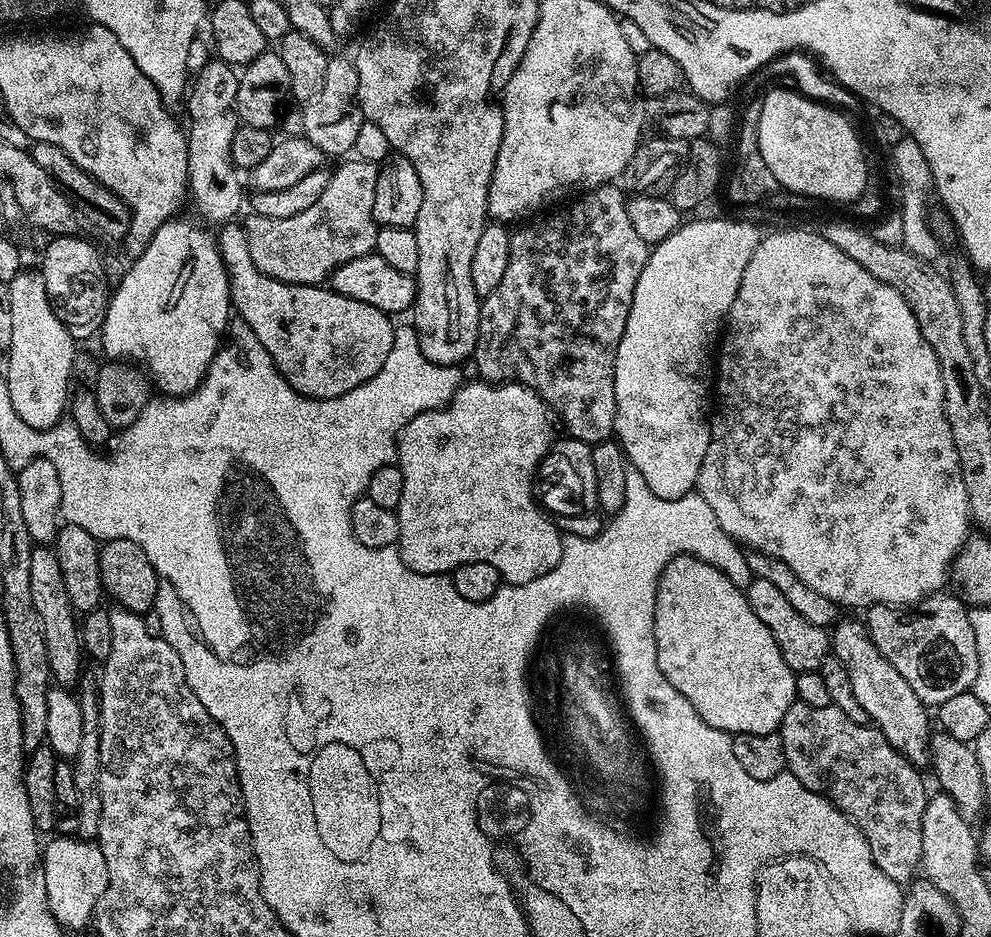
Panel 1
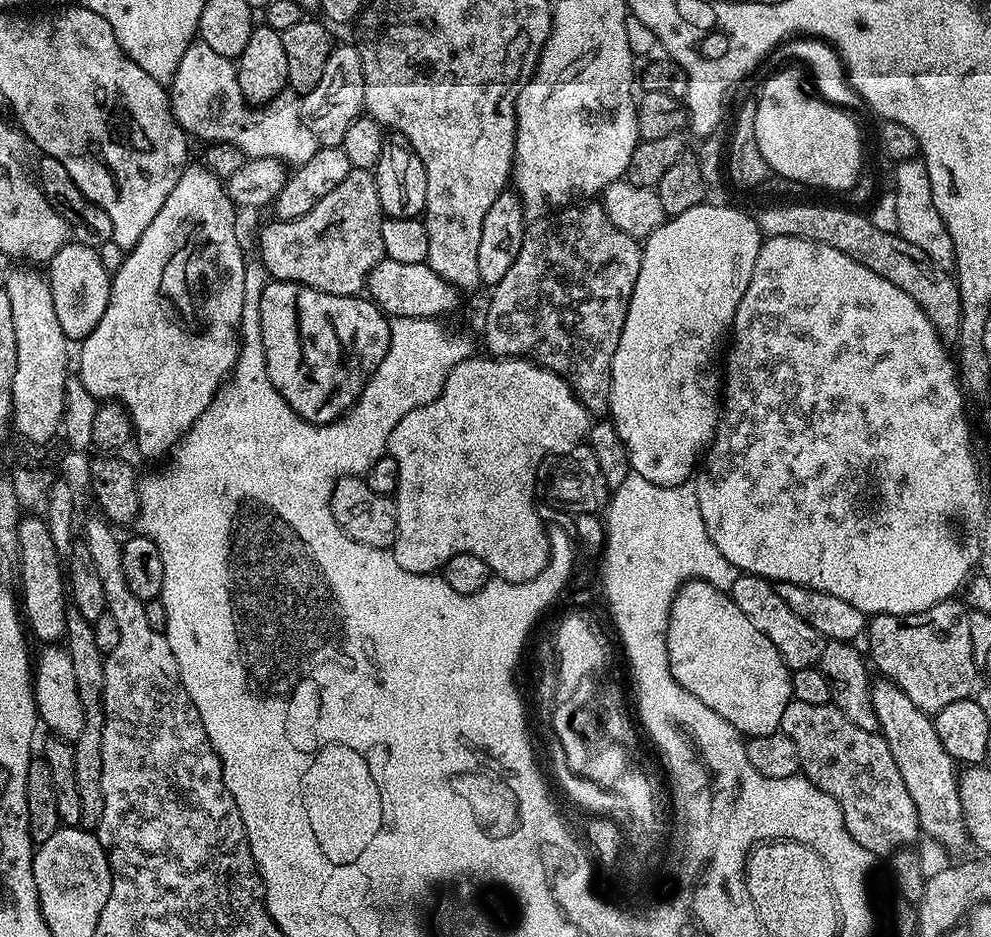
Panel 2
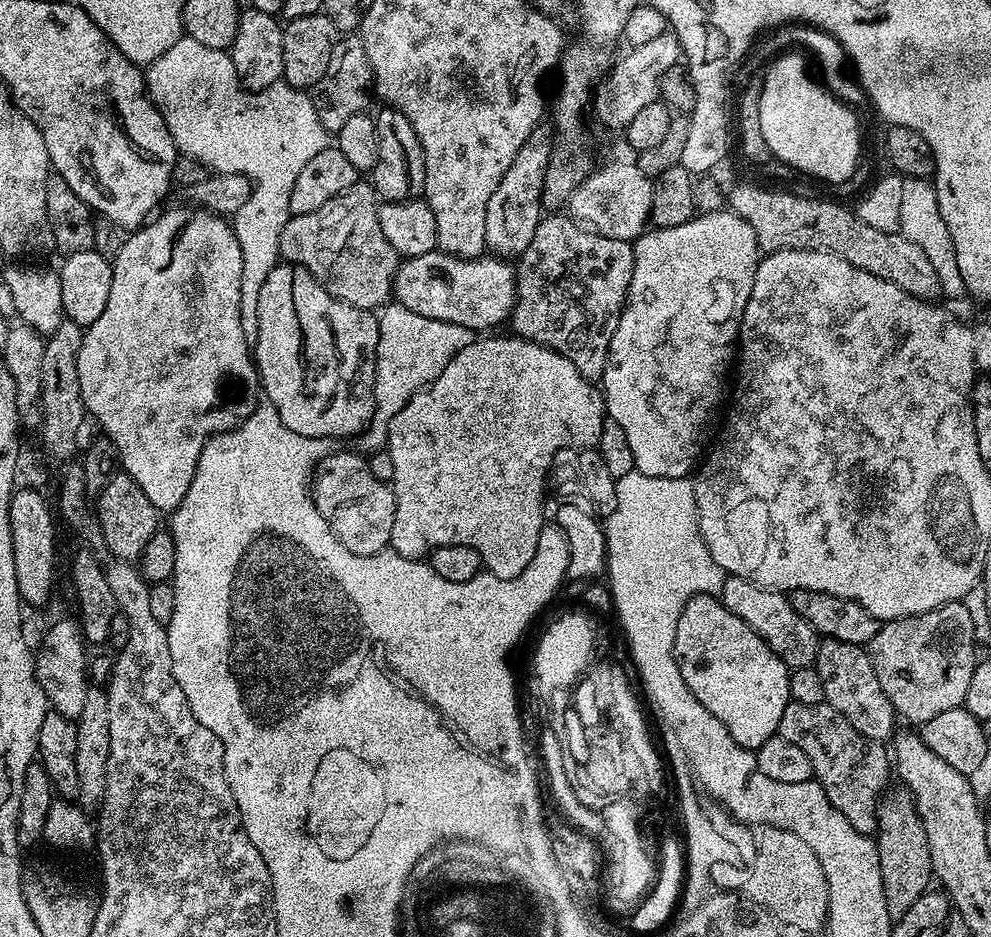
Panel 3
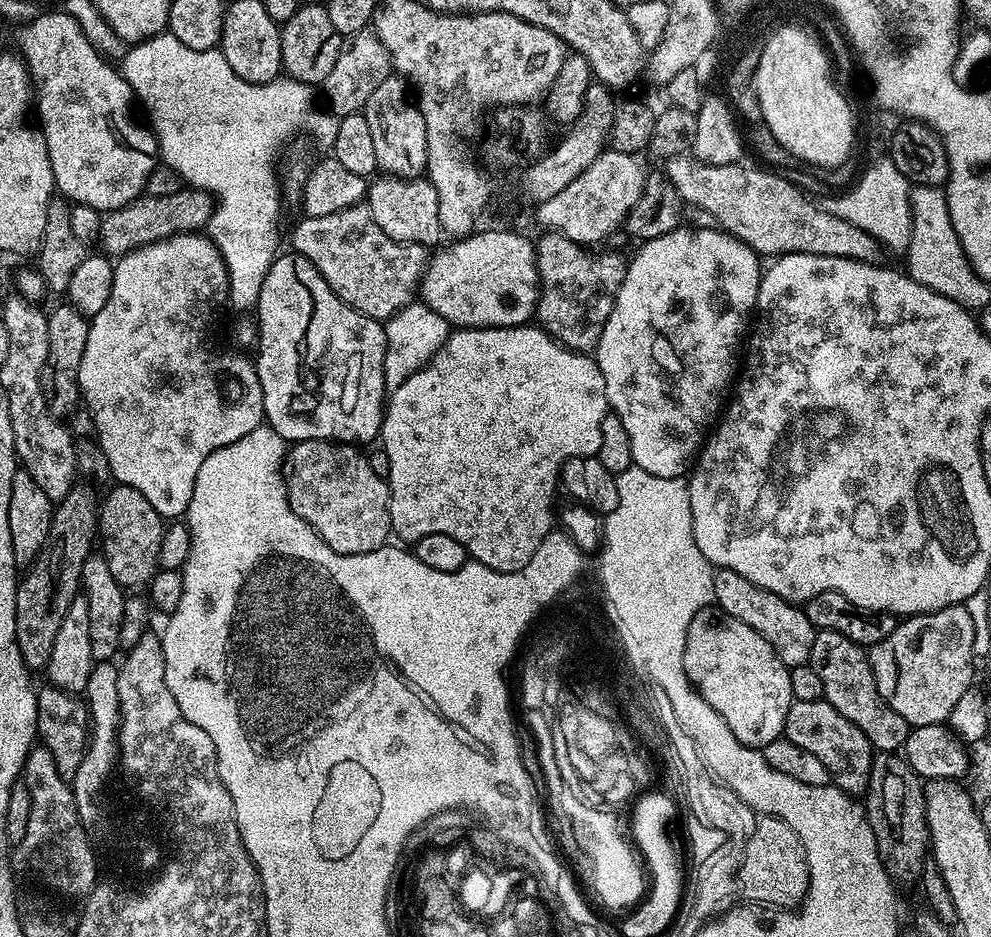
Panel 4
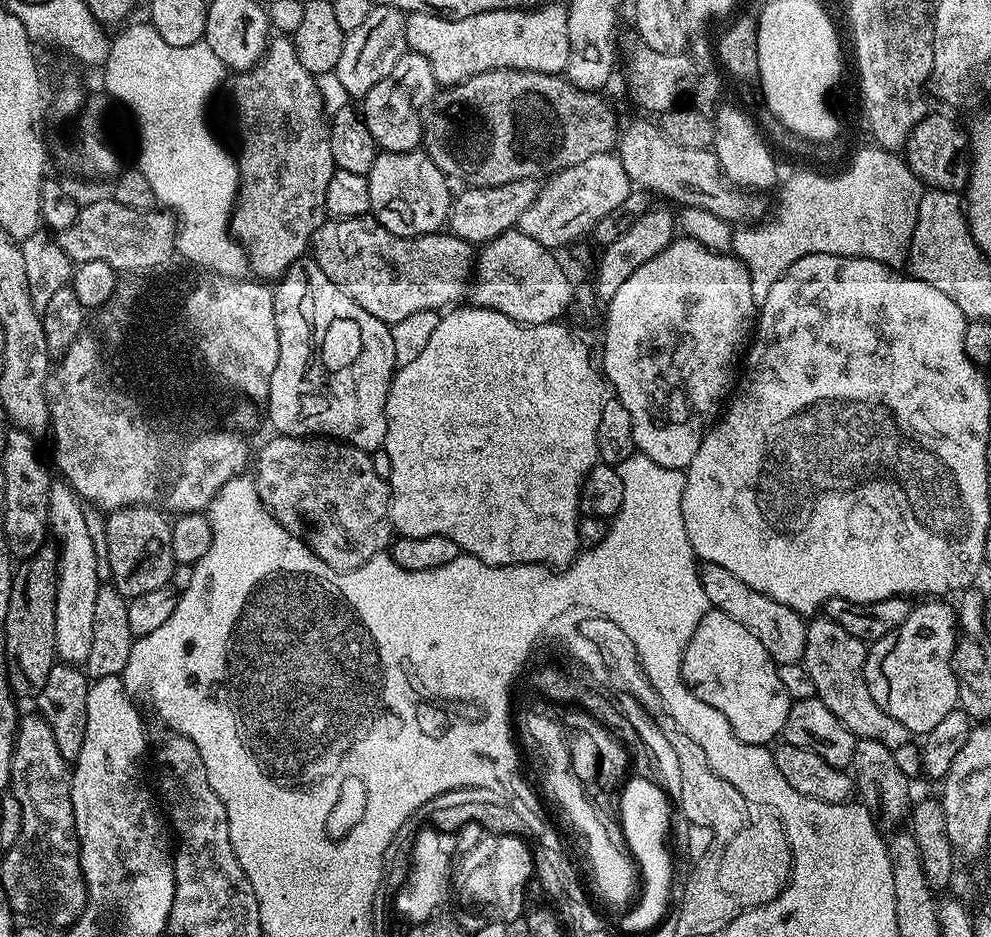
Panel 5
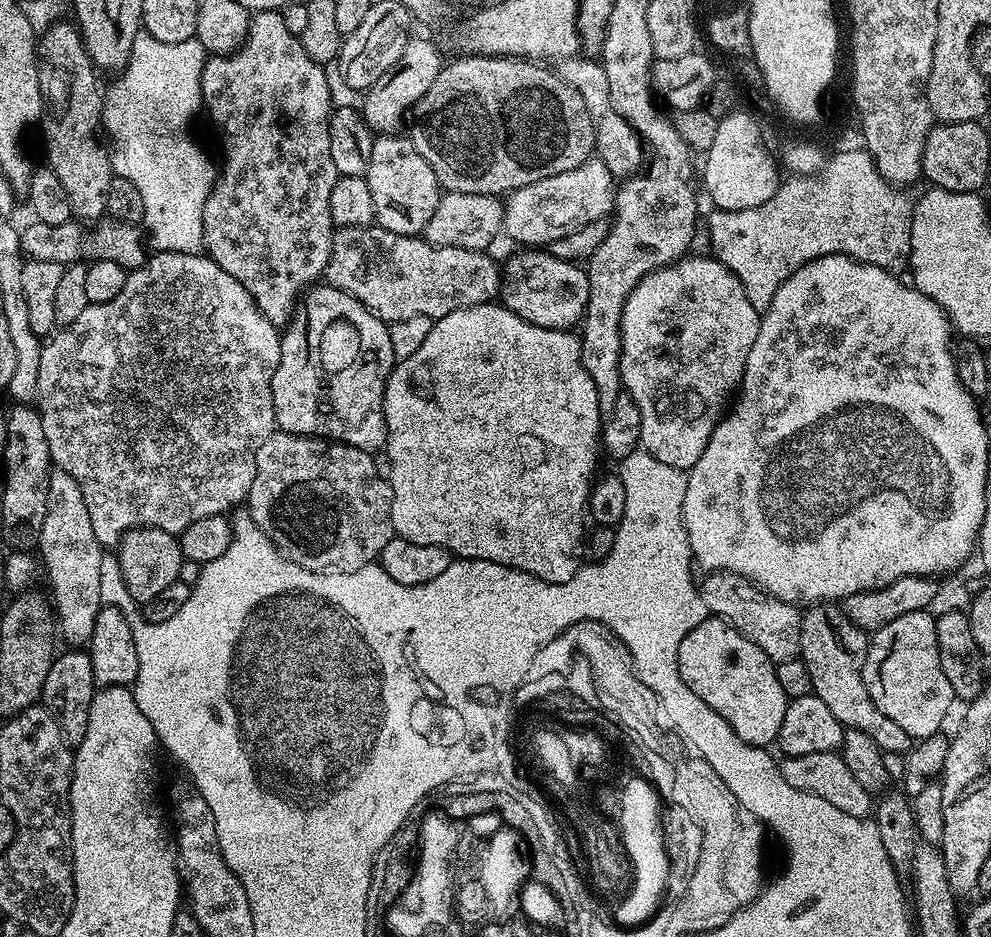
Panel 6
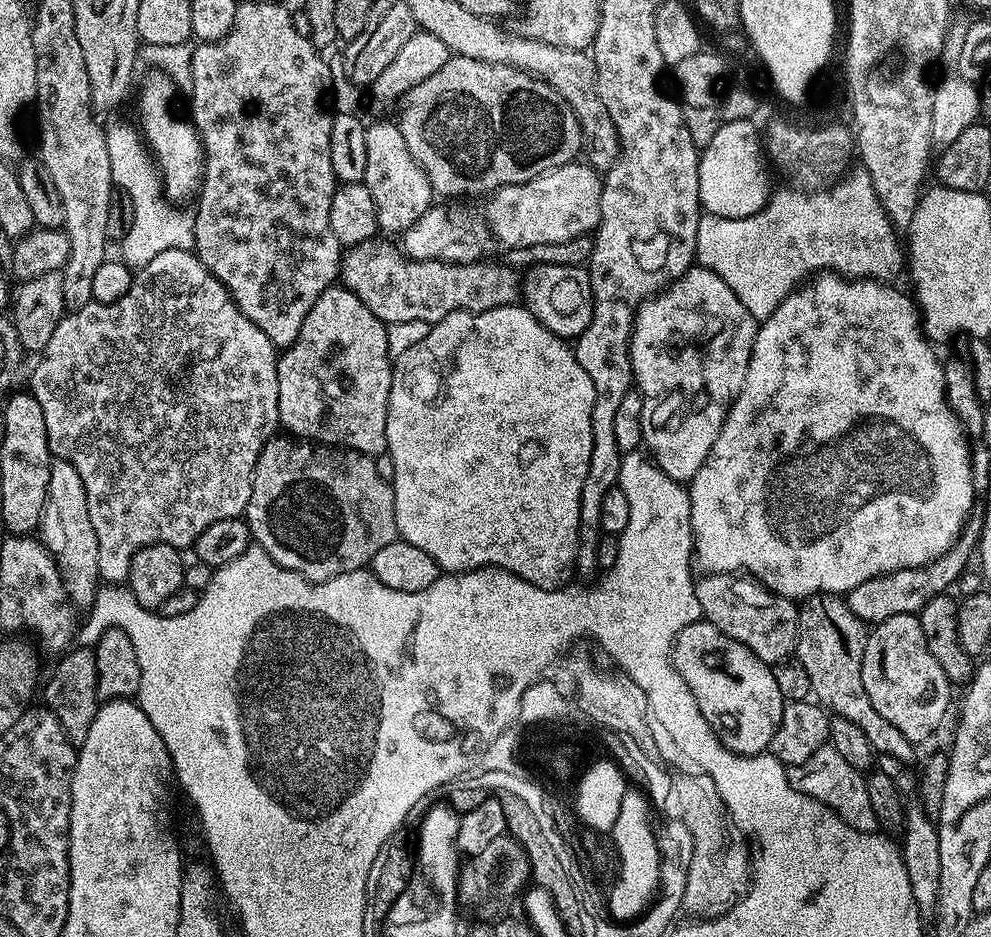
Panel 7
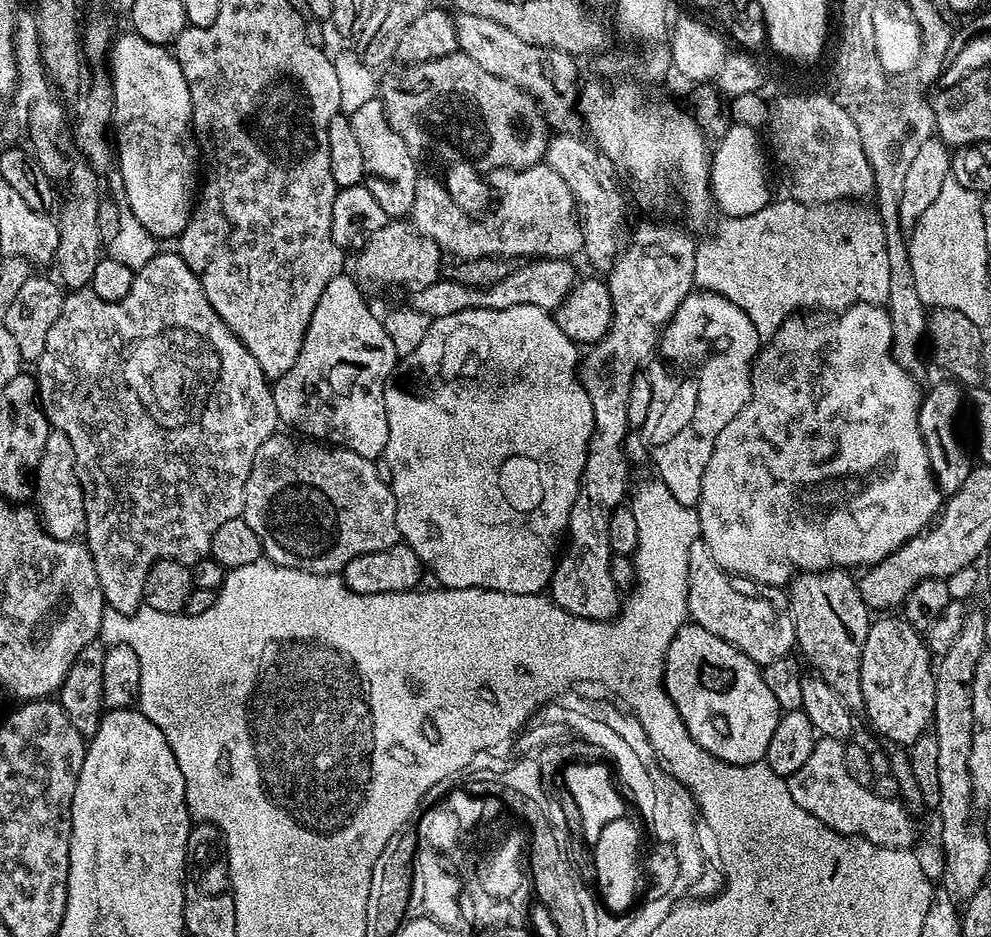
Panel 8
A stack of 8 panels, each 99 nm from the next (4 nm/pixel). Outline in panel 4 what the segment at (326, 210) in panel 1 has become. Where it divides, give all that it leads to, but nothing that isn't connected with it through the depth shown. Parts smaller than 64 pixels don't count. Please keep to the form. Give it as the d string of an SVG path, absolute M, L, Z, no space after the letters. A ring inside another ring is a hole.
M364 202L346 210L338 210L334 214L300 218L292 232L291 247L319 270L320 277L328 283L330 290L334 290L334 294L338 294L338 298L342 298L342 302L381 322L387 322L395 312L417 299L420 280L424 277L430 259L427 247L405 246L390 238L390 234L386 234L386 230L374 222L367 203Z

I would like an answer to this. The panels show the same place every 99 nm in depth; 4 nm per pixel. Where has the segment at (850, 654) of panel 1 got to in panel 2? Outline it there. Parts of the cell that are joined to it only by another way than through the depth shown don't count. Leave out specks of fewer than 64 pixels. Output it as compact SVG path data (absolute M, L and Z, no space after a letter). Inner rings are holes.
M877 679L872 685L872 705L874 714L878 714L880 735L884 737L886 746L890 746L890 754L894 754L894 762L898 766L898 774L902 774L902 782L906 782L906 790L910 790L910 798L914 798L914 810L918 810L920 831L925 837L937 840L944 848L952 852L960 852L969 847L968 831L962 818L962 804L958 802L957 761L946 754L946 746L938 738L935 719L929 713L923 712L914 702L910 702L906 692L893 680Z

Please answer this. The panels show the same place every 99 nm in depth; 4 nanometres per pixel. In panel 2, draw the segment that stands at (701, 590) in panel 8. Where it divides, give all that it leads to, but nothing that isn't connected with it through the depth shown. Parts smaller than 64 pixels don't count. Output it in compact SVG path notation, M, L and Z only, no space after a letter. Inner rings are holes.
M741 574L730 589L730 595L738 610L742 610L742 614L746 614L746 618L750 618L750 622L754 622L754 626L758 626L758 630L762 630L762 634L766 634L770 642L774 642L778 654L782 654L782 662L789 670L797 672L819 665L826 643L824 636L818 634L814 626L802 622L802 618L798 618L798 614L794 614L794 610L790 610L790 606L786 606L782 598L778 598L773 581L763 580L760 576Z

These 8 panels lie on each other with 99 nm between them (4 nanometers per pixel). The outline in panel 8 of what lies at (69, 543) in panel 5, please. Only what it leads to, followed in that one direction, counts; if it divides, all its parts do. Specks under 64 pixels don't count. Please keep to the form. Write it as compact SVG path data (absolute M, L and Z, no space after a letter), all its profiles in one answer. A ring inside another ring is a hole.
M55 430L48 433L44 453L36 467L34 500L38 505L43 527L55 540L76 540L85 535L84 488L80 484L74 446L70 444L70 438L66 438L66 434Z

